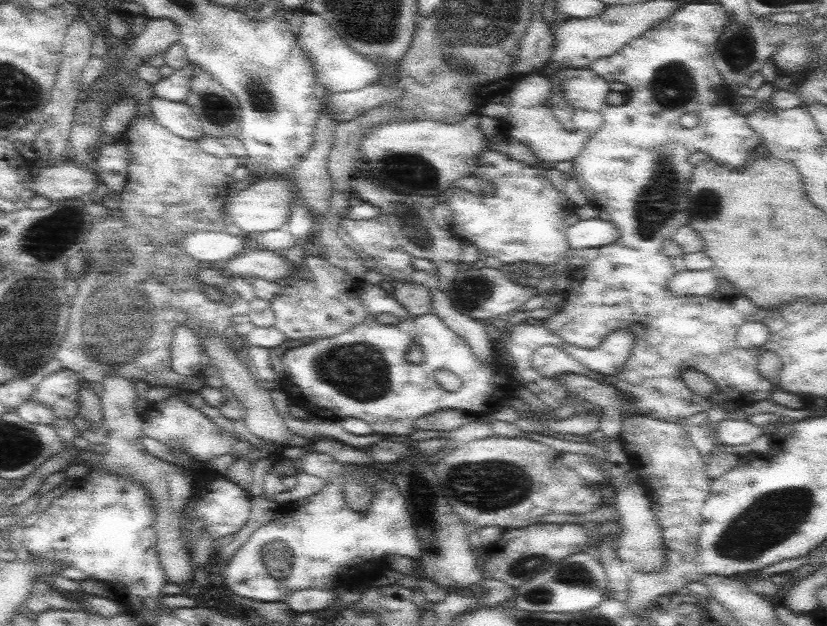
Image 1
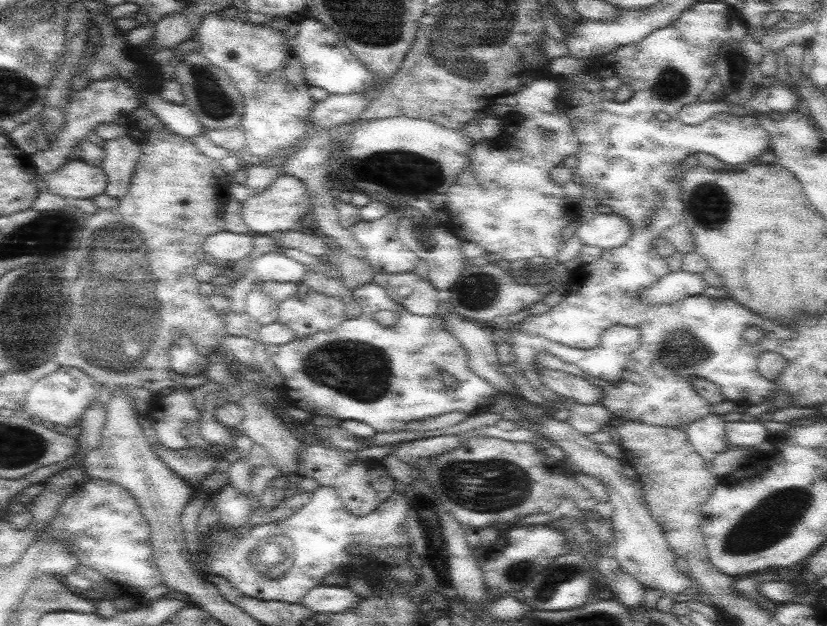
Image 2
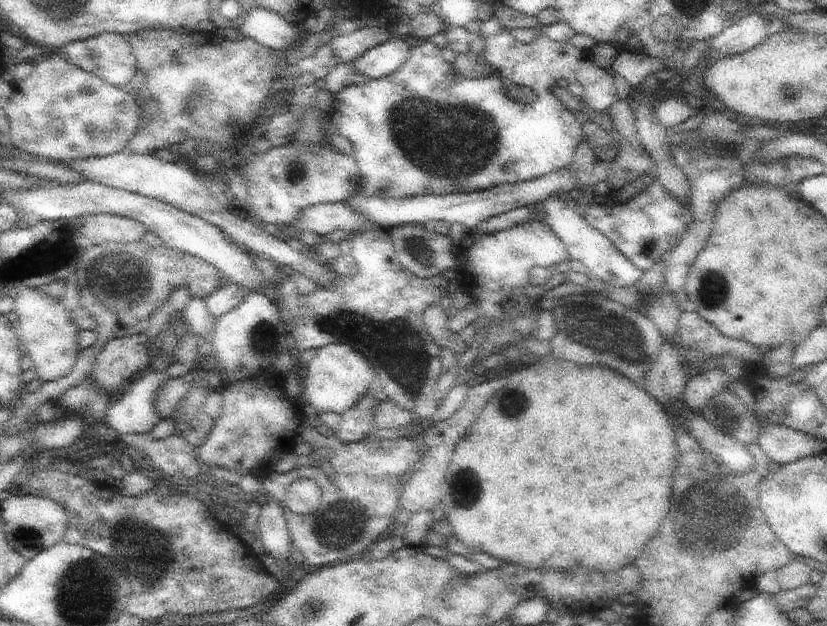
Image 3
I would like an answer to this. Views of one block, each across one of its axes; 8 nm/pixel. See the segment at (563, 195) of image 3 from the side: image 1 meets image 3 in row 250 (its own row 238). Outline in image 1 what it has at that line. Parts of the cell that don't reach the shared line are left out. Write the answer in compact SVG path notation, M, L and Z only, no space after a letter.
M592 218L580 220L569 226L567 237L570 249L578 255L580 250L585 248L600 248L616 242L619 237L618 227L611 220Z

